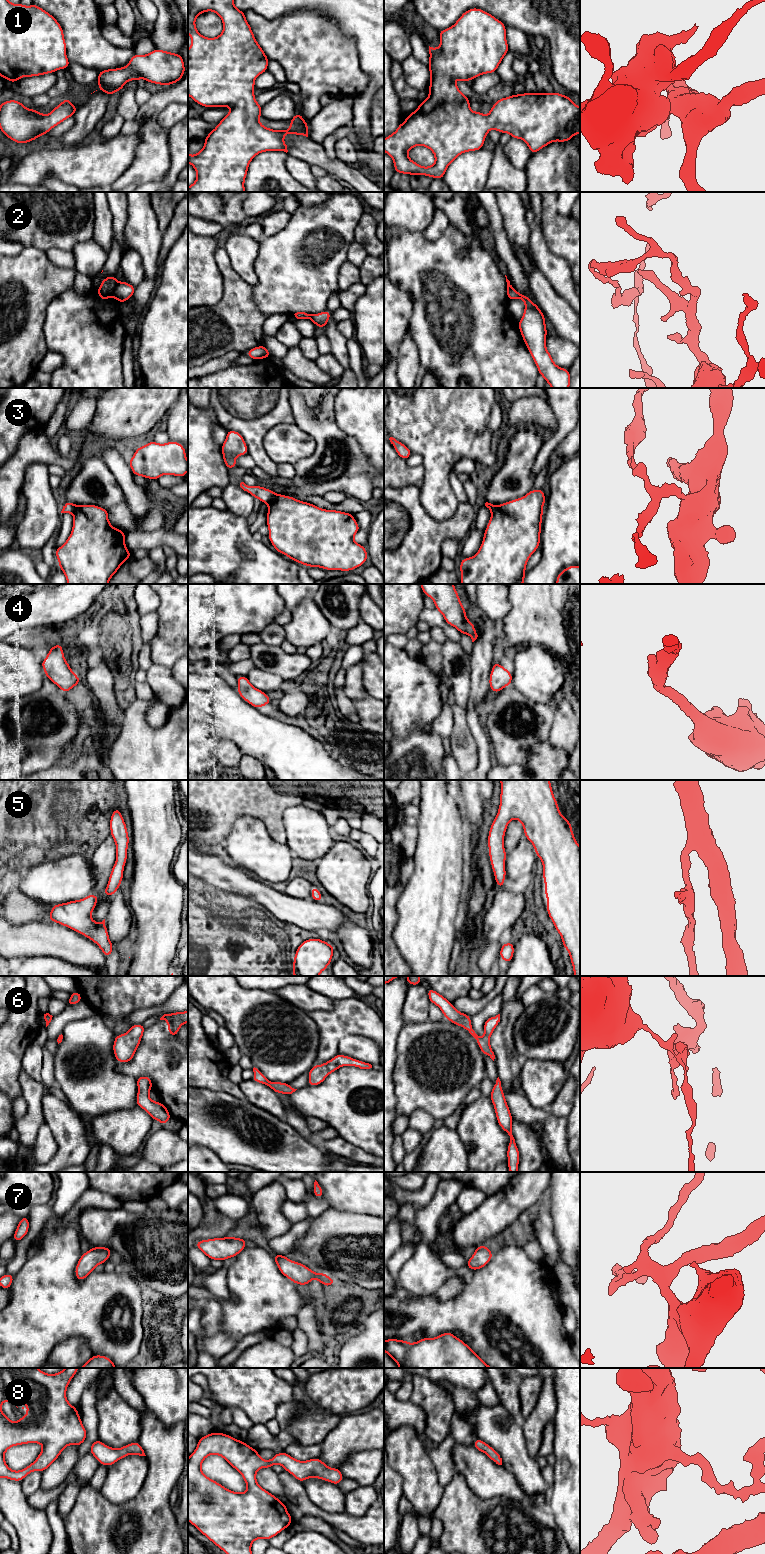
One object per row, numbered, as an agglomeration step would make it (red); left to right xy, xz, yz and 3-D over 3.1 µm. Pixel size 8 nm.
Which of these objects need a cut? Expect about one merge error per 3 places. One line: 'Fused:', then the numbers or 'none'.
Fused: 2, 3

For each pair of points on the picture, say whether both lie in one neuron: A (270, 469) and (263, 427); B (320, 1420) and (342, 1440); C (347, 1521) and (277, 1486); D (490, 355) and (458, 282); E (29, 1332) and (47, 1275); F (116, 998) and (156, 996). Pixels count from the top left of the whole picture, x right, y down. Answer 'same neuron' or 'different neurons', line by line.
A: same neuron
B: different neurons
C: different neurons
D: same neuron
E: same neuron
F: same neuron

